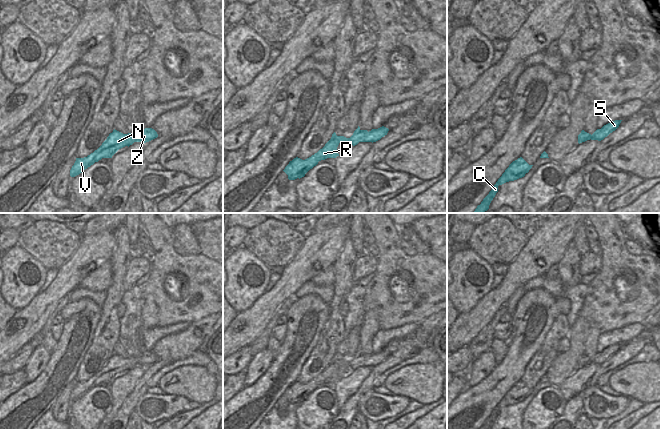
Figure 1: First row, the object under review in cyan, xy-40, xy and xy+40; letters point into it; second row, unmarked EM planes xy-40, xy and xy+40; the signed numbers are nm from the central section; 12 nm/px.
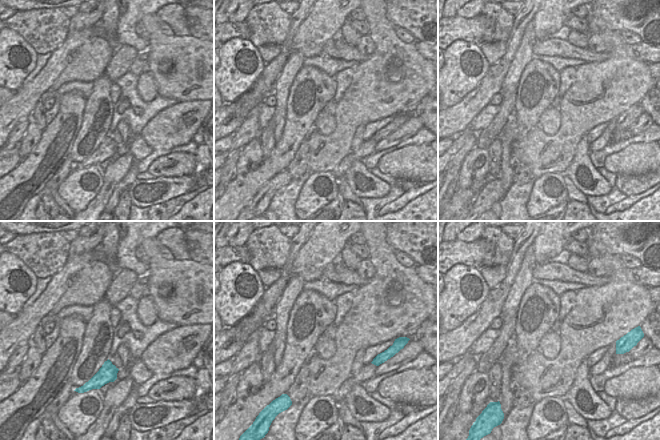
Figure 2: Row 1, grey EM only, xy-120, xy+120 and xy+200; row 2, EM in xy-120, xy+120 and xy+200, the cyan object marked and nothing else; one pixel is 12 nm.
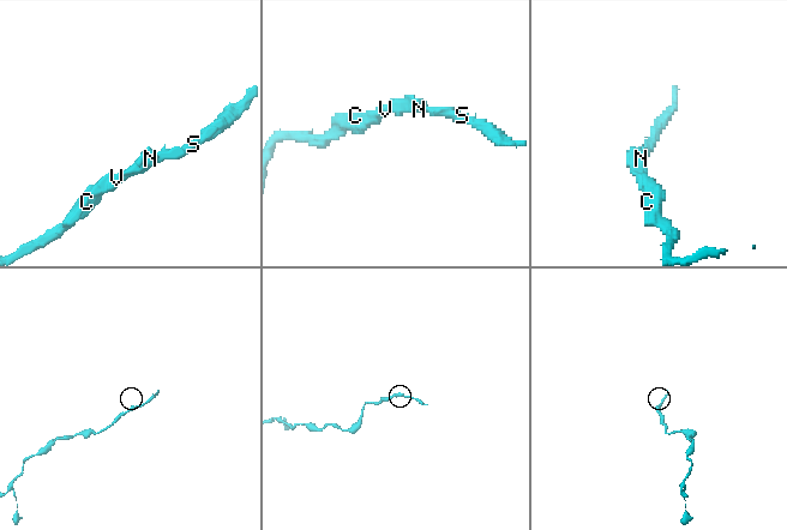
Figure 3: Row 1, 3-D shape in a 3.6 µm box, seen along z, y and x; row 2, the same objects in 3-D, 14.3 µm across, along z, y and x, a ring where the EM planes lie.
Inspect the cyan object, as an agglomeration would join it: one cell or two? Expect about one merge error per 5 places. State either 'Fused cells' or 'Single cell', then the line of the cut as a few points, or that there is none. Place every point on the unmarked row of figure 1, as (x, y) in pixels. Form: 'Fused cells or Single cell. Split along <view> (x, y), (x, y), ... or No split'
Single cell. No split.

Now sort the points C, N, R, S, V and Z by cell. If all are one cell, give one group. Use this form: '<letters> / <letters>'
C N R S V Z

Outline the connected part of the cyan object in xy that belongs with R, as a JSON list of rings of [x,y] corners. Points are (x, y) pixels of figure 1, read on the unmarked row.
[[[358,350],[350,362],[337,360],[334,356],[331,363],[317,377],[305,384],[298,381],[294,382],[283,395],[288,399],[289,404],[300,403],[304,401],[310,393],[316,390],[319,385],[339,380],[337,377],[337,371],[341,366],[349,366],[353,370],[357,369],[359,366],[373,367],[387,359],[388,355],[389,353],[384,350],[378,353],[372,353],[369,356],[367,354],[361,354]]]

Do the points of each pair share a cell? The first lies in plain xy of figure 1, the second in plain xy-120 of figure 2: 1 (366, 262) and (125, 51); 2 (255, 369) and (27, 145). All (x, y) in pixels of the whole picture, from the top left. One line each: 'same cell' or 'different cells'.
1: same cell
2: same cell

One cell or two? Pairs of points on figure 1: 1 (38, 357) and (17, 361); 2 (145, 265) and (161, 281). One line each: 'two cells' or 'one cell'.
1: two cells
2: two cells

